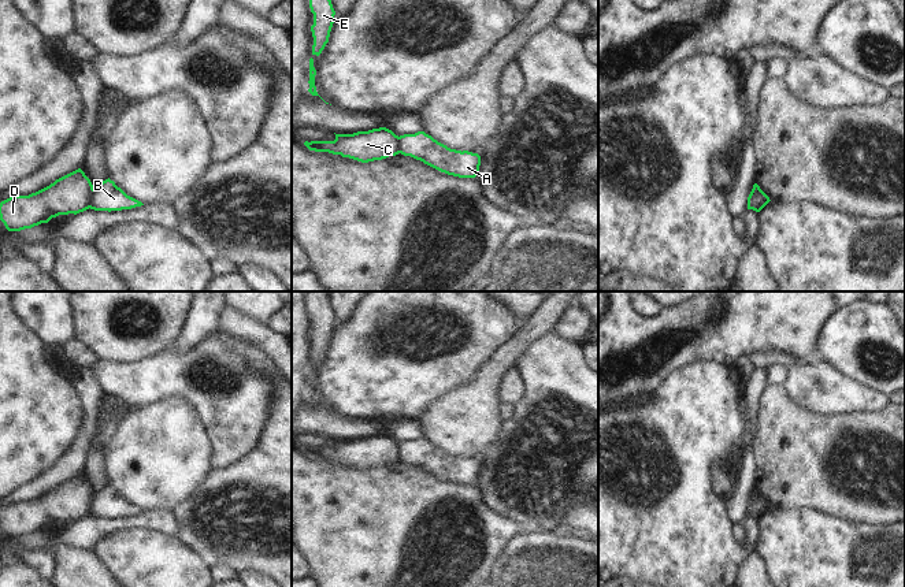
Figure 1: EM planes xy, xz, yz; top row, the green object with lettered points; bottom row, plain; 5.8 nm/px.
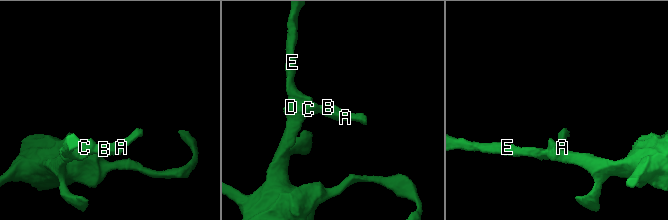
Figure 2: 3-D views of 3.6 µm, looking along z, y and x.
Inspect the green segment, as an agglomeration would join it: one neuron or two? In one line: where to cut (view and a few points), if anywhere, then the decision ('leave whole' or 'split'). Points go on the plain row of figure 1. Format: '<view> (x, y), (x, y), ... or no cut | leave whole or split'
xy (93, 496), (89, 504), (89, 513) | split

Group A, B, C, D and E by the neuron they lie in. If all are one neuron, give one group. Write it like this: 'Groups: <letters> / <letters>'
Groups: A B / C D E

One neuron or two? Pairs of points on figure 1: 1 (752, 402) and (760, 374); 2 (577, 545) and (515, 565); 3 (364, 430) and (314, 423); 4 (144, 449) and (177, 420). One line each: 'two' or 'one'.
1: one
2: one
3: one
4: one

